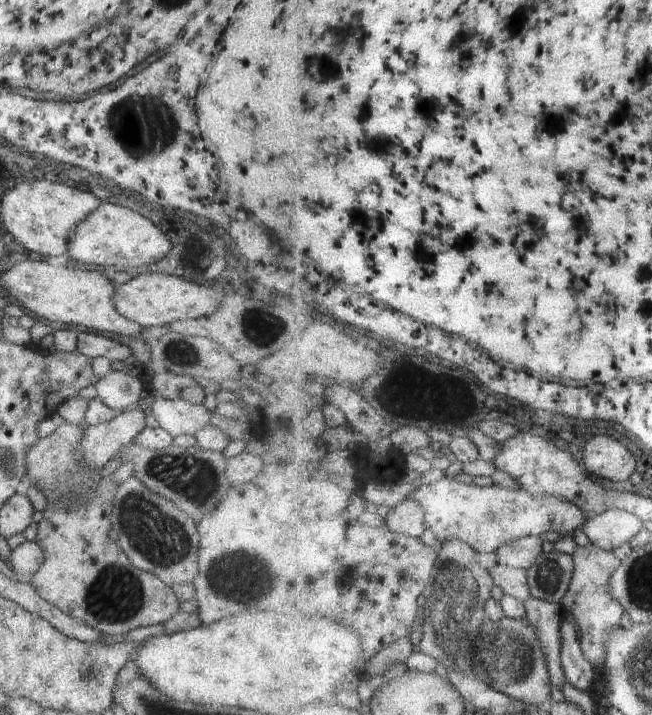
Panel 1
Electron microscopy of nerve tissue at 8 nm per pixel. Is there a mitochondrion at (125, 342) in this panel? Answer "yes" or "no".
no

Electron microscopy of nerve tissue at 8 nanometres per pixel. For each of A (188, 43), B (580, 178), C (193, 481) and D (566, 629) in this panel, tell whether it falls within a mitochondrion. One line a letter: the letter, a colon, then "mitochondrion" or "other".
A: other
B: other
C: mitochondrion
D: other

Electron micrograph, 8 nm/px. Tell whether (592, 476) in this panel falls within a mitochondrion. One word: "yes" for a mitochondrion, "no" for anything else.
no

